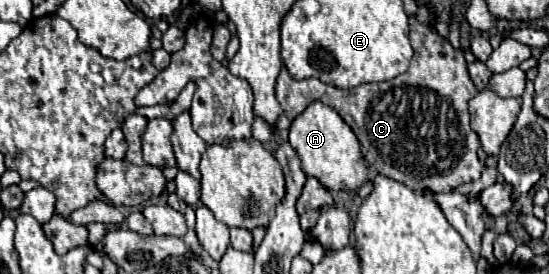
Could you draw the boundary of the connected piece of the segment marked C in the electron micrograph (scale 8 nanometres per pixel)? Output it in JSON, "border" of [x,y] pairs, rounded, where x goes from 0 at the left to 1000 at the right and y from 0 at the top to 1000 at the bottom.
{"border":[[[754,58],[747,66],[747,161],[754,204],[747,219],[747,248],[736,270],[699,299],[659,307],[641,328],[623,328],[612,314],[587,307],[579,285],[536,292],[525,270],[525,255],[514,241],[514,263],[503,299],[503,358],[517,394],[525,438],[536,438],[543,416],[550,416],[572,365],[583,365],[601,394],[608,394],[652,496],[667,606],[674,620],[699,635],[721,664],[732,664],[754,693],[780,686],[791,708],[823,701],[838,672],[871,657],[882,613],[867,569],[874,511],[867,482],[856,467],[856,416],[852,416],[852,365],[863,358],[871,328],[852,277],[845,197],[827,182],[820,153],[809,146],[798,117],[783,109],[783,95],[769,95]]]}

